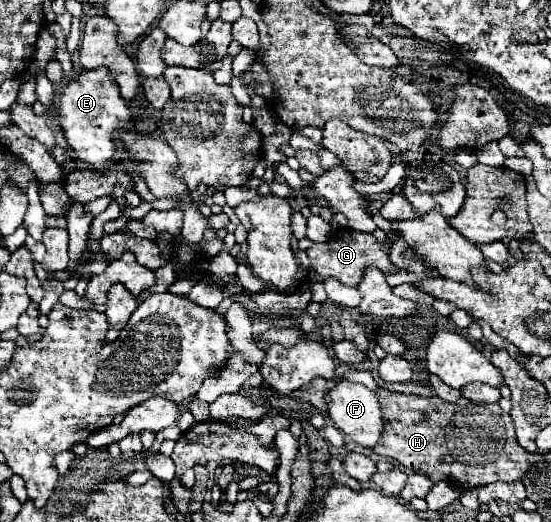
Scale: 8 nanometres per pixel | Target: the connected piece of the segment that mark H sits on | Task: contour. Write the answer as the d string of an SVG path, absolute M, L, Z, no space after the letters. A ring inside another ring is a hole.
M384 387L376 391L382 415L386 415L386 431L382 443L372 447L376 455L390 457L400 465L428 475L432 483L452 483L456 489L468 491L496 481L518 481L526 475L535 453L528 453L516 441L512 419L498 403L474 403L460 397L454 403L436 397L420 397L392 393Z

